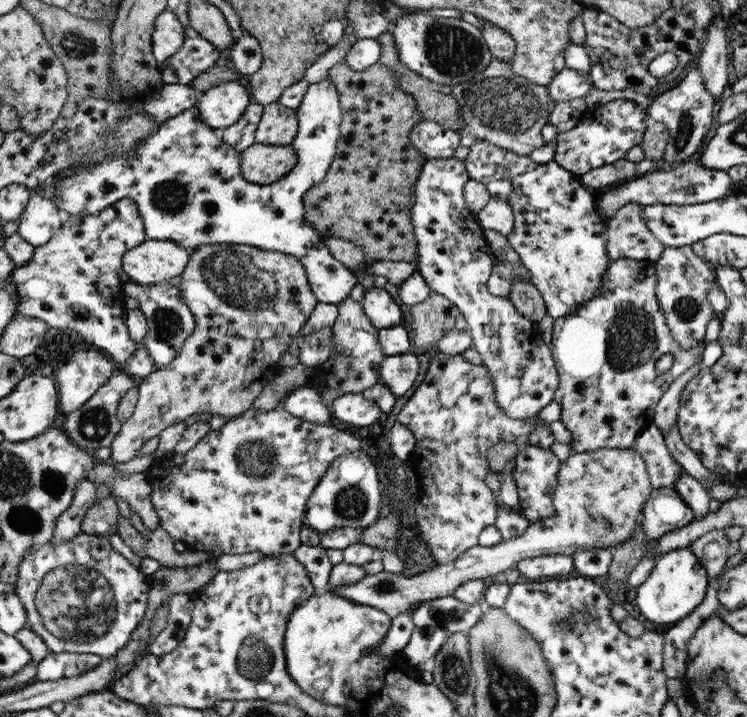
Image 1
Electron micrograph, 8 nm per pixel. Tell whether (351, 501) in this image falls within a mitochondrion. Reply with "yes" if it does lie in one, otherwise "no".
yes

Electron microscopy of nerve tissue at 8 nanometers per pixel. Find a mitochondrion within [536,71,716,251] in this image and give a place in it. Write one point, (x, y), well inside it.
(683, 138)

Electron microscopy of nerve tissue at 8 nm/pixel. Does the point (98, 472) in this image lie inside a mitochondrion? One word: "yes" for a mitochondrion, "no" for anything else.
no

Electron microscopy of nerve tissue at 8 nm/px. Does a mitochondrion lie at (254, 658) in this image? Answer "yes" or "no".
yes

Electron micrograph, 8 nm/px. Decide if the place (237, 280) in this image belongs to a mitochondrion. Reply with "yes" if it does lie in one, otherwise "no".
yes

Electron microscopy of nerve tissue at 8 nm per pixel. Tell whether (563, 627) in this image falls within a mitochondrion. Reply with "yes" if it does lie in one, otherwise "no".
yes

